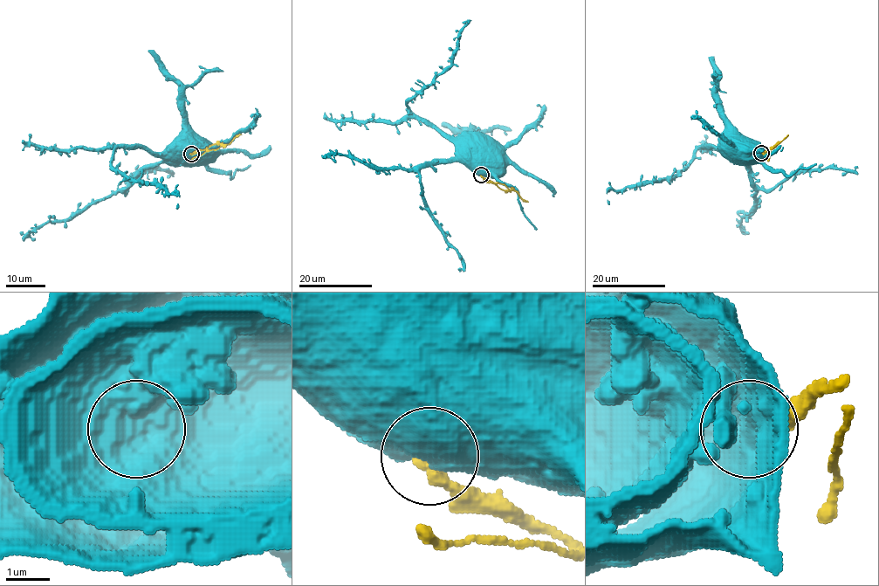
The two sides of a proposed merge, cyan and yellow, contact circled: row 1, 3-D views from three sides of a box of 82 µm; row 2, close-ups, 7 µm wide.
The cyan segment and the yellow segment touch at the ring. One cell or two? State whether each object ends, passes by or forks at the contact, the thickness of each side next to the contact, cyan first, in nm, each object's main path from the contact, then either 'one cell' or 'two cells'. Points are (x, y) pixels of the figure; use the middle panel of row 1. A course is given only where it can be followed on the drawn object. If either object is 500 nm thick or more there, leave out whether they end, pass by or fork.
750 nm thick on the cyan side, 360 nm on the other; cyan runs (481, 175), (478, 169), (483, 138), (477, 141); yellow runs (481, 175), (514, 189), (528, 202); two cells

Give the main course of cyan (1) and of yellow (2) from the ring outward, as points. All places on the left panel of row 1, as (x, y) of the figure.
1: (191, 154), (188, 146), (193, 139), (193, 142), (187, 146)
2: (191, 154), (217, 149), (241, 134)

